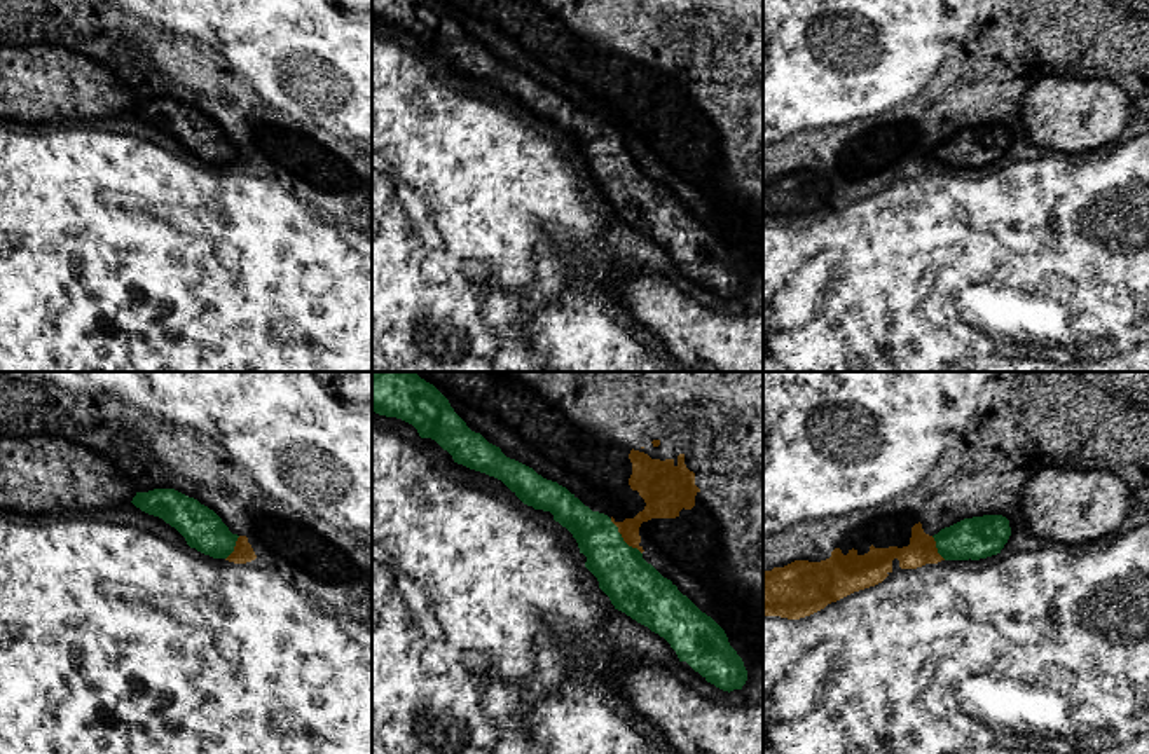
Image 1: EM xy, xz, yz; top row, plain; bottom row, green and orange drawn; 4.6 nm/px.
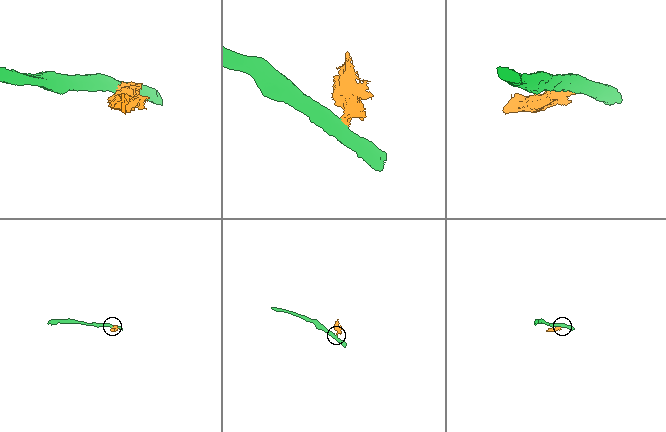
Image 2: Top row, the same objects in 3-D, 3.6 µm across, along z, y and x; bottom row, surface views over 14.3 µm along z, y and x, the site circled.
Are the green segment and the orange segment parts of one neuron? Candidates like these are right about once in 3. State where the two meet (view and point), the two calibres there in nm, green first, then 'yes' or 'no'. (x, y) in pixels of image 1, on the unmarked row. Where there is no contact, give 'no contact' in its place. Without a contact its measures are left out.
meets green in xz at (622, 147); 260 nm thick on the green side, 160 nm on the other; no

